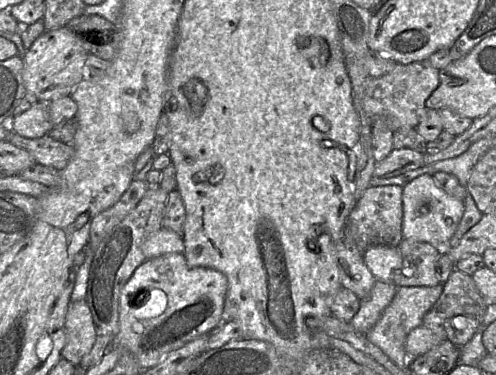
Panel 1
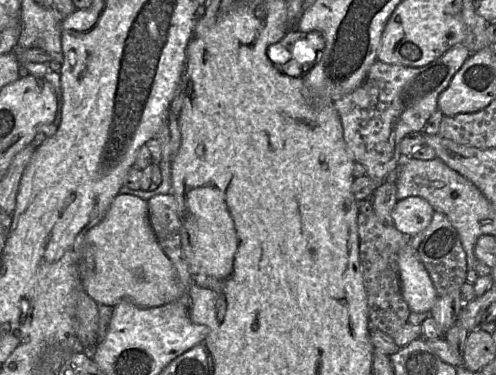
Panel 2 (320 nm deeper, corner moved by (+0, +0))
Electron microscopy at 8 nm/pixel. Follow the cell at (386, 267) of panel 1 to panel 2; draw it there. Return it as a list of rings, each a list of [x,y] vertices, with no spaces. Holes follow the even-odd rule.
[[[410,243],[398,253],[401,290],[410,312],[430,313],[439,296]]]

